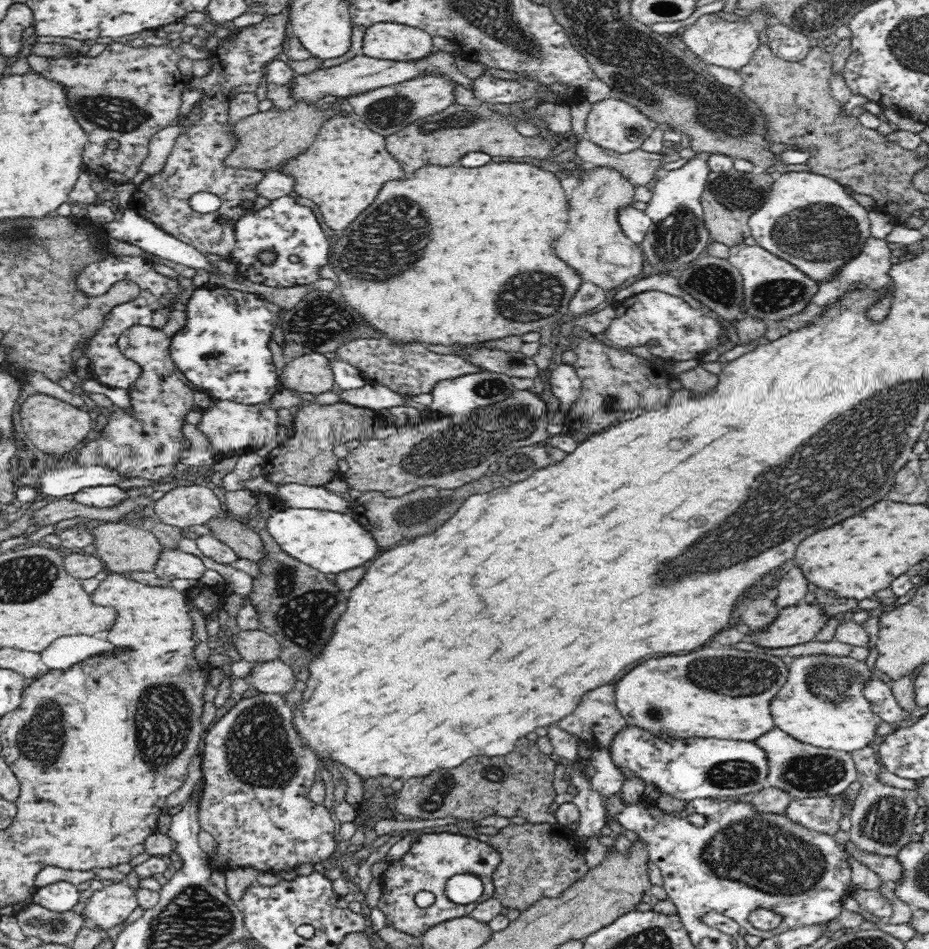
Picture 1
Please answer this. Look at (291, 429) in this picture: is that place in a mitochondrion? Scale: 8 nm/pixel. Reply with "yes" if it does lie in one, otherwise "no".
no

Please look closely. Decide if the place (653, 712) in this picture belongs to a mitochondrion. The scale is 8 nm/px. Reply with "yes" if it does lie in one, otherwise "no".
yes

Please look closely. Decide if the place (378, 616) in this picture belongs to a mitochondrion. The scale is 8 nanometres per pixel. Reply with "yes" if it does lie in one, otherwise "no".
no

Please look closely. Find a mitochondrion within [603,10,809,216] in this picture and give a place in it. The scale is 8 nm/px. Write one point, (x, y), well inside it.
(733, 192)

